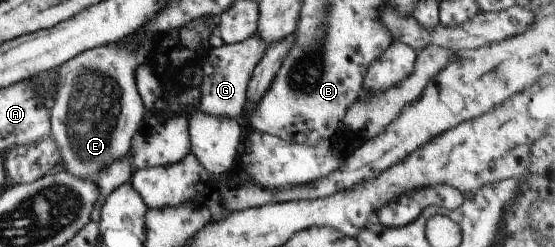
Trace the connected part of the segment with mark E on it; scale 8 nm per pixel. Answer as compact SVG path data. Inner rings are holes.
M155 37L144 44L128 42L101 46L70 59L56 69L57 93L50 105L51 139L58 147L65 171L80 180L96 180L98 173L111 162L129 158L136 131L145 119L145 106L138 94L135 72L141 64L150 63Z

